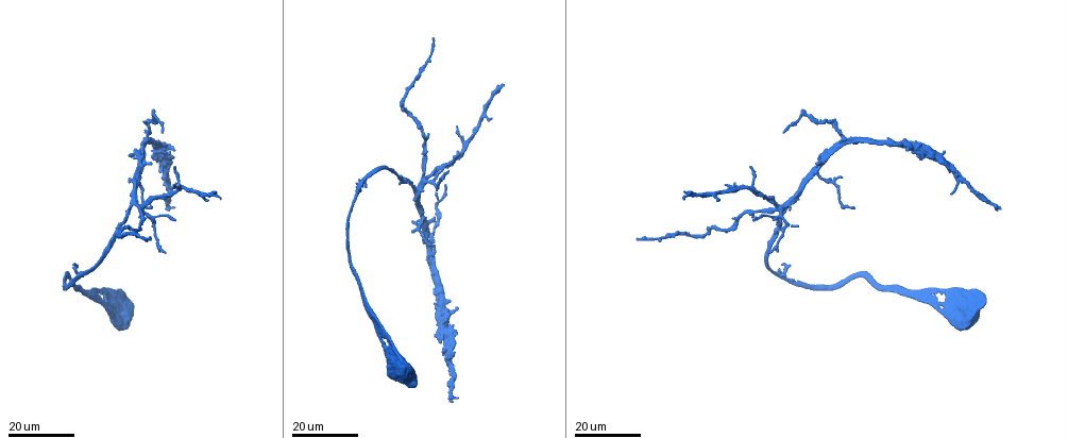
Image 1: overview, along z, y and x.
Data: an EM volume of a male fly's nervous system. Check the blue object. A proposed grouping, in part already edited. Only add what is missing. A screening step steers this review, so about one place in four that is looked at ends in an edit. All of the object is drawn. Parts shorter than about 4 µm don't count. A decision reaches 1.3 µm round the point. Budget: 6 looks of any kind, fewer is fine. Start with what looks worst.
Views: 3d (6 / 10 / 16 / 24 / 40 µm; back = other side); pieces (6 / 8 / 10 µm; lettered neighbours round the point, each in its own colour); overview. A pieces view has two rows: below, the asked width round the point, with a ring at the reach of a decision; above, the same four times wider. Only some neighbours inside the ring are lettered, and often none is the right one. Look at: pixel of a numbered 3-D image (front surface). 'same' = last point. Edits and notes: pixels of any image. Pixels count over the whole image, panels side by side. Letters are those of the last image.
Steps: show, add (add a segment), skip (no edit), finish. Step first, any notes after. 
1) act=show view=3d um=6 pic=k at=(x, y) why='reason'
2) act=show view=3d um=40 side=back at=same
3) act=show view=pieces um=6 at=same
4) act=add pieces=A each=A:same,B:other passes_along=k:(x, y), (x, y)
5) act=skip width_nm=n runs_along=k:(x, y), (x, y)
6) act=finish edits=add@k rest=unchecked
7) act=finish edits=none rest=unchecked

act=show view=3d um=24 pic=1 at=(433, 38) why='end of a long branch'

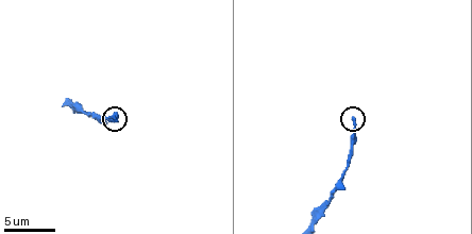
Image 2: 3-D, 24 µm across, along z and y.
act=show view=pieces um=8 pic=2 at=(355, 120) why='what lies round it'

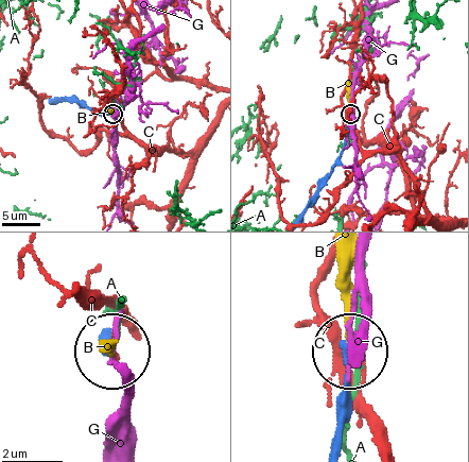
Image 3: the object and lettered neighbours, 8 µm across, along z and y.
act=add pieces=B each=A:other,B:same,C:other,G:other passes_along=3:(339, 427), (346, 255) found='it goes on there'

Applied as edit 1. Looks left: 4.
act=show view=3d um=16 pic=1 at=(429, 132) why='an open end'

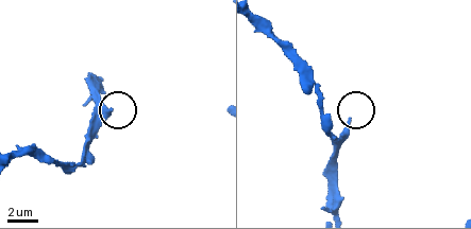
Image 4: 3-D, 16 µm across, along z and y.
act=show view=pieces um=8 pic=4 at=(351, 120) why='see the neighbours'

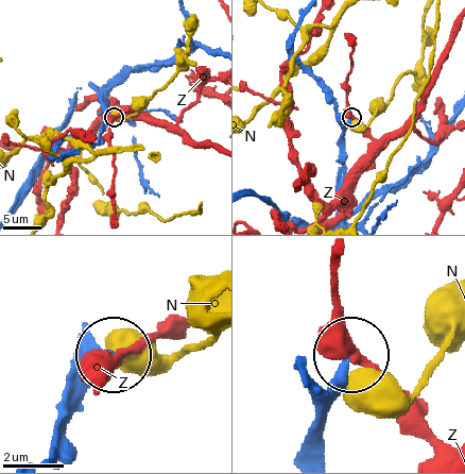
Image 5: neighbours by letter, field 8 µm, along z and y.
act=skip each=N:other,Z:other found='none of them fits'

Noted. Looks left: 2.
act=show view=3d um=16 pic=1 at=(448, 170) why='end of a long branch'

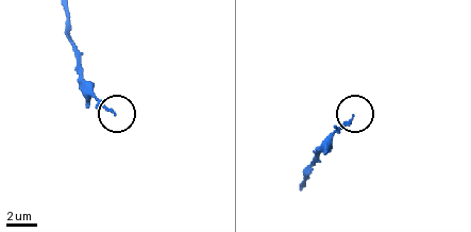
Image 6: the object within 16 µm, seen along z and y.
act=show view=pieces um=10 pic=6 at=(115, 112)

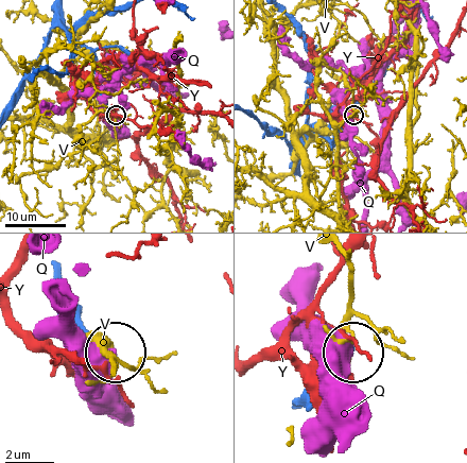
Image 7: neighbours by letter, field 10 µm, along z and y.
act=skip each=Q:other,V:other,Y:other found='none of them fits'

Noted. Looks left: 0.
act=finish edits=add@3 rest=unchecked

